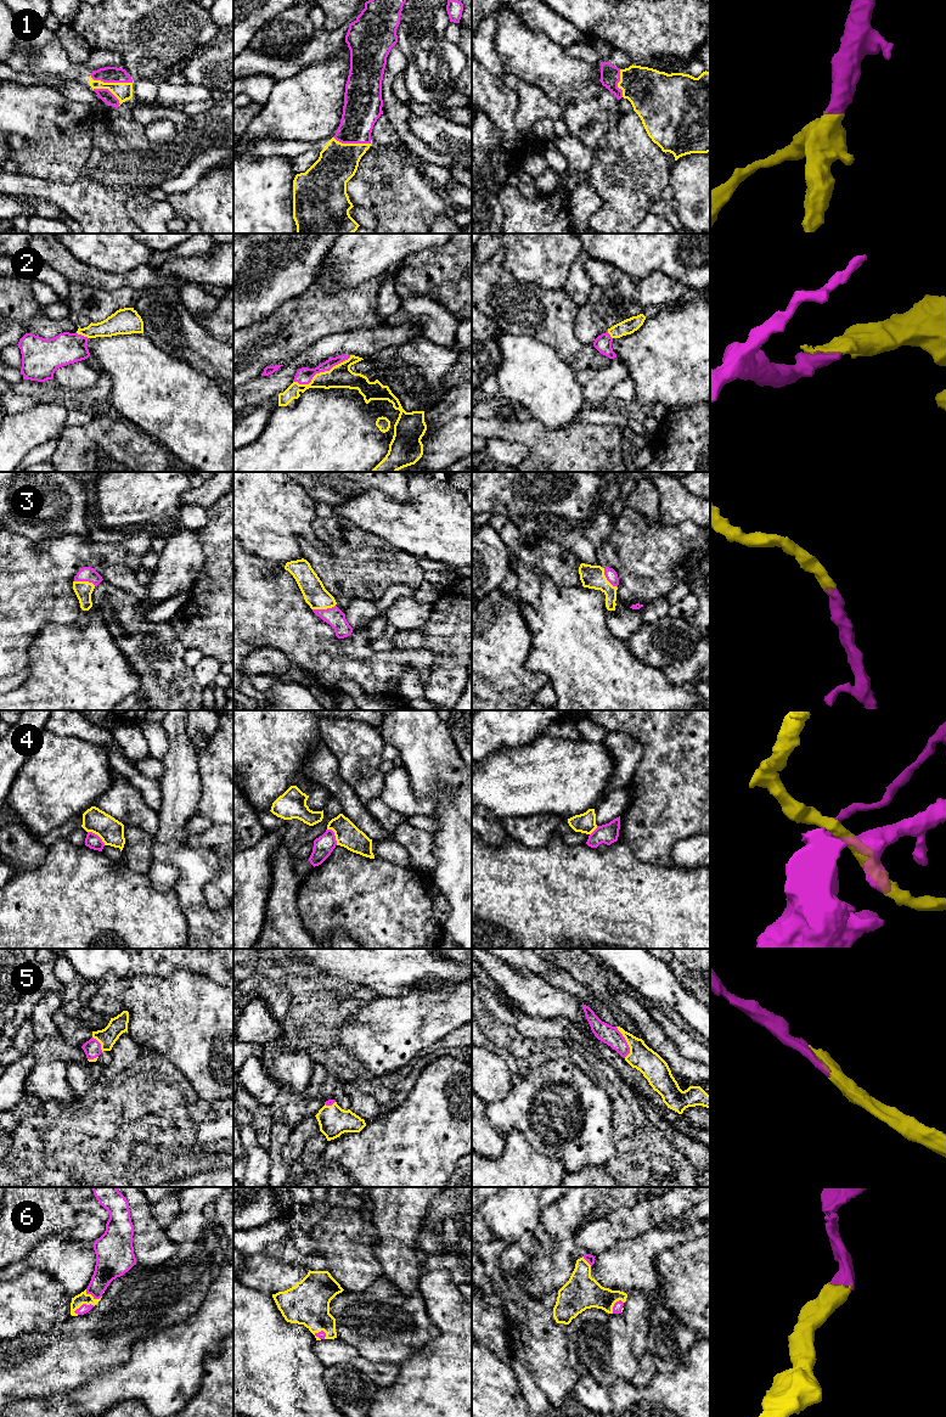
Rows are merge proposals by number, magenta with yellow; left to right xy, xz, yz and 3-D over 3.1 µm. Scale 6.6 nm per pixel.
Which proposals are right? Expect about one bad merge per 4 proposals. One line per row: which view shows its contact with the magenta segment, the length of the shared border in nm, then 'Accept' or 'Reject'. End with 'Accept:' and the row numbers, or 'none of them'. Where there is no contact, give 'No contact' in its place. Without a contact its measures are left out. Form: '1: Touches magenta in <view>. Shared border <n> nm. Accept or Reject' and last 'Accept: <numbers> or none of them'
1: Touches magenta in xy. Shared border 280 nm. Accept
2: Touches magenta in xz. Shared border 420 nm. Accept
3: Touches magenta in xz. Shared border 160 nm. Accept
4: Touches magenta in xy. Shared border 150 nm. Reject
5: Touches magenta in yz. Shared border 220 nm. Accept
6: Touches magenta in xy. Shared border 150 nm. Accept
Accept: 1, 2, 3, 5, 6

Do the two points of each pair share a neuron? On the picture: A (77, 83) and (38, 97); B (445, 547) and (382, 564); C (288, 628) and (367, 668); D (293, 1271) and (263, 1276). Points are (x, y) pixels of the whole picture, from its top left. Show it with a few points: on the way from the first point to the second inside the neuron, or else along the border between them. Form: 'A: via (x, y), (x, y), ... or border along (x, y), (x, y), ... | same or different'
A: border along (31, 84), (54, 86), (72, 100), (84, 102) | different
B: border along (389, 543), (412, 554), (417, 558) | different
C: via (308, 640), (327, 657), (348, 658) | same
D: via (286, 1275), (270, 1276) | same

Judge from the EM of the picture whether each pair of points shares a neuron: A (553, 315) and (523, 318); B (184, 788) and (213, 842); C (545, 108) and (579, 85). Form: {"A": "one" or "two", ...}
{"A": "one", "B": "two", "C": "two"}

